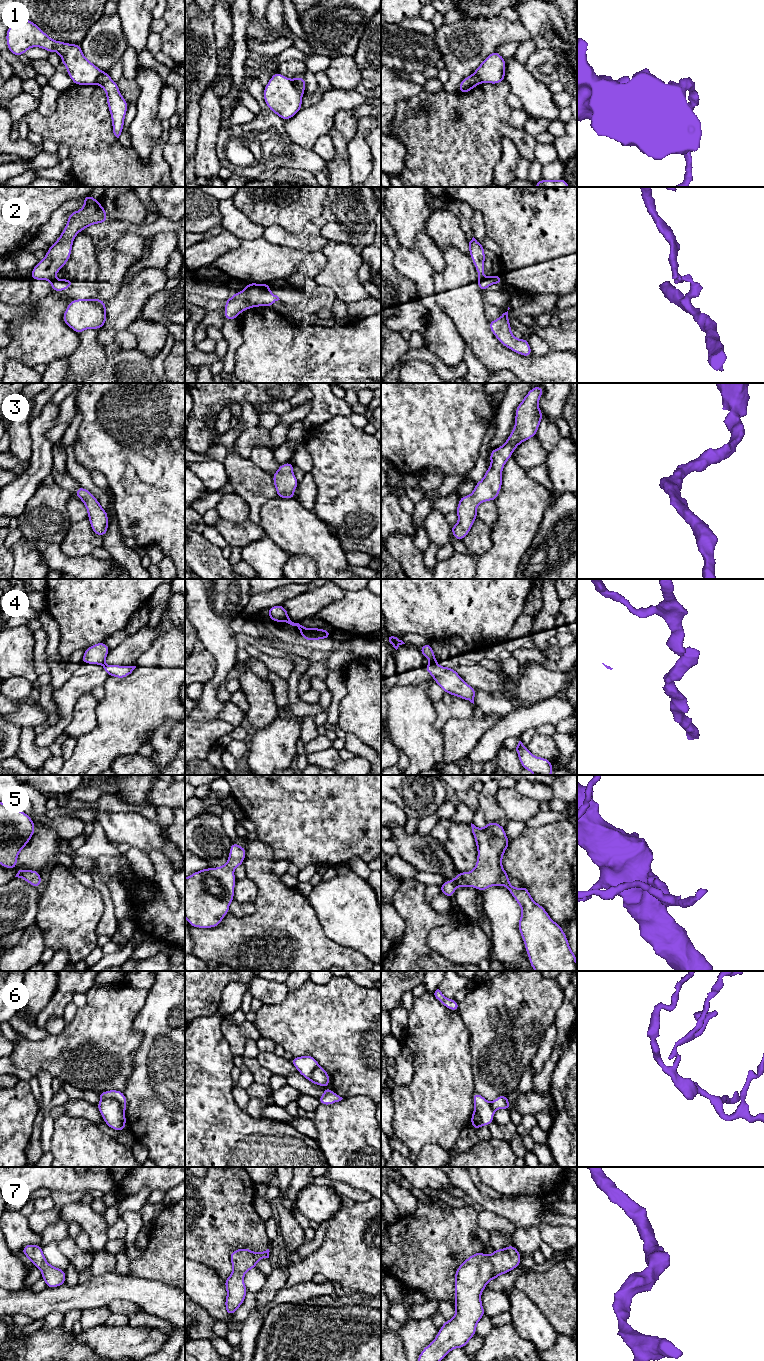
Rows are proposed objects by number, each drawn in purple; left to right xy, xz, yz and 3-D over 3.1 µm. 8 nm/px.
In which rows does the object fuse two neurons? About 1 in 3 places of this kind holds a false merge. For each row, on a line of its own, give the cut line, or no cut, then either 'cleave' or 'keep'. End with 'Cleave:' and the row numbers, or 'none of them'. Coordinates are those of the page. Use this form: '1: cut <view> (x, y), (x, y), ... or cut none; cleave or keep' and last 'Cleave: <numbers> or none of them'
1: cut xz (291, 80), (303, 92); cleave
2: cut yz (483, 278), (478, 280); cleave
3: cut none; keep
4: cut xz (300, 625), (298, 628); cleave
5: cut none; keep
6: cut xy (101, 1099), (113, 1097), (124, 1114); cleave
7: cut none; keep
Cleave: 1, 2, 4, 6

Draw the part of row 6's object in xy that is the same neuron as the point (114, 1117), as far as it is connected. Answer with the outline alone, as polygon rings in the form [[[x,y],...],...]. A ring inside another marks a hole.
[[[111,1097],[101,1100],[96,1107],[107,1126],[116,1131],[123,1131],[125,1129],[126,1116],[115,1098]]]

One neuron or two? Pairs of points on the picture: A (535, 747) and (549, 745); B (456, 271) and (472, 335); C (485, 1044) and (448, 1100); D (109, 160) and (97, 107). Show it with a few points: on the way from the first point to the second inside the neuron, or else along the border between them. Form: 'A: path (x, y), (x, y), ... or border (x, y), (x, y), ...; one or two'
A: path (538, 747), (546, 745); one
B: path (457, 287), (457, 293), (465, 306), (469, 319); one
C: border (469, 1041), (471, 1071), (475, 1087); two
D: path (97, 147), (97, 120); one

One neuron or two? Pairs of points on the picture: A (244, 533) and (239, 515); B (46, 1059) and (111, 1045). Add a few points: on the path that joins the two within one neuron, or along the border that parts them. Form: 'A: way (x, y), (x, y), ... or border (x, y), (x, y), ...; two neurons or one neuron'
A: border (220, 518), (232, 522), (244, 522), (247, 520); two neurons
B: way (62, 1055), (88, 1054), (95, 1049); one neuron

